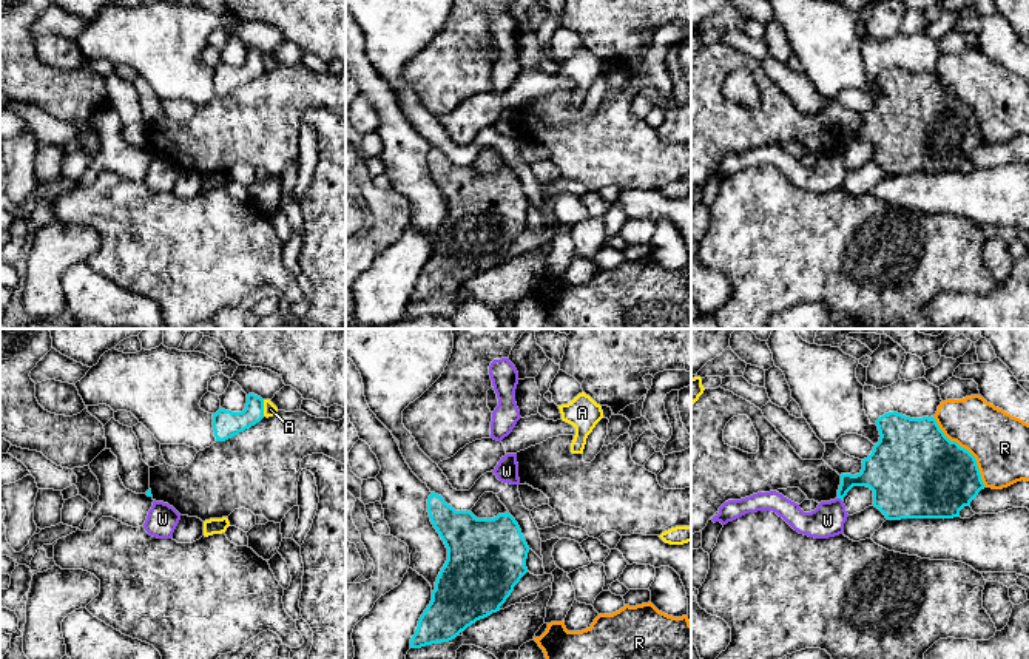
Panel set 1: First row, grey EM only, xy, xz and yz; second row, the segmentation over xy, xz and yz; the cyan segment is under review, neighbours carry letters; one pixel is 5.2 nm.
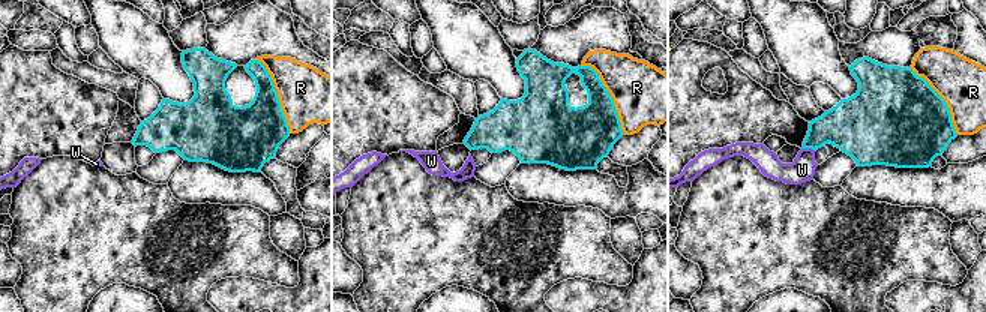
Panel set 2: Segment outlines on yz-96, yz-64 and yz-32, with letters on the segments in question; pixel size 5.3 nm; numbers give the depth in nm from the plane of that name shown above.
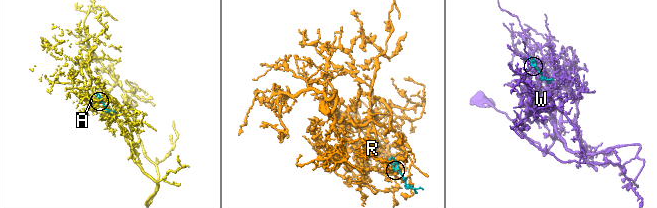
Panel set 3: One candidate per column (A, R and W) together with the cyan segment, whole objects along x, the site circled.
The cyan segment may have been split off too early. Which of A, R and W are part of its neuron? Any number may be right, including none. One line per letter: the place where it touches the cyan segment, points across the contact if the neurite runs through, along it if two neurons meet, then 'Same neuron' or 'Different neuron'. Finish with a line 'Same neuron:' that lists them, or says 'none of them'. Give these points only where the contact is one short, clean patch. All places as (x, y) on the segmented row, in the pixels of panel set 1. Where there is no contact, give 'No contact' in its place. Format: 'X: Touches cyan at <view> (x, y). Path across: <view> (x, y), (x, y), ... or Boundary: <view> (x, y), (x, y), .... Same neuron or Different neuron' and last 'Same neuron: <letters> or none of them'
A: Touches cyan at xy (263, 408). Different neuron
R: Touches cyan at yz (966, 449). Different neuron
W: Touches cyan at yz (840, 497). Boundary: yz (838, 497), (841, 500). Different neuron
Same neuron: none of them

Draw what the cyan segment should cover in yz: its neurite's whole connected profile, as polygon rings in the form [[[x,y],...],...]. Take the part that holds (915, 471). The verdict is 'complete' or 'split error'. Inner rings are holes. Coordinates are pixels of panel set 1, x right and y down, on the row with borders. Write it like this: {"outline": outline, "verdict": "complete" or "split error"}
{"outline": [[[898,412],[876,420],[879,441],[862,460],[859,474],[841,474],[838,498],[844,500],[853,486],[873,491],[873,506],[887,520],[953,519],[984,489],[975,457],[956,441],[950,441],[933,417],[910,418]]], "verdict": "complete"}

